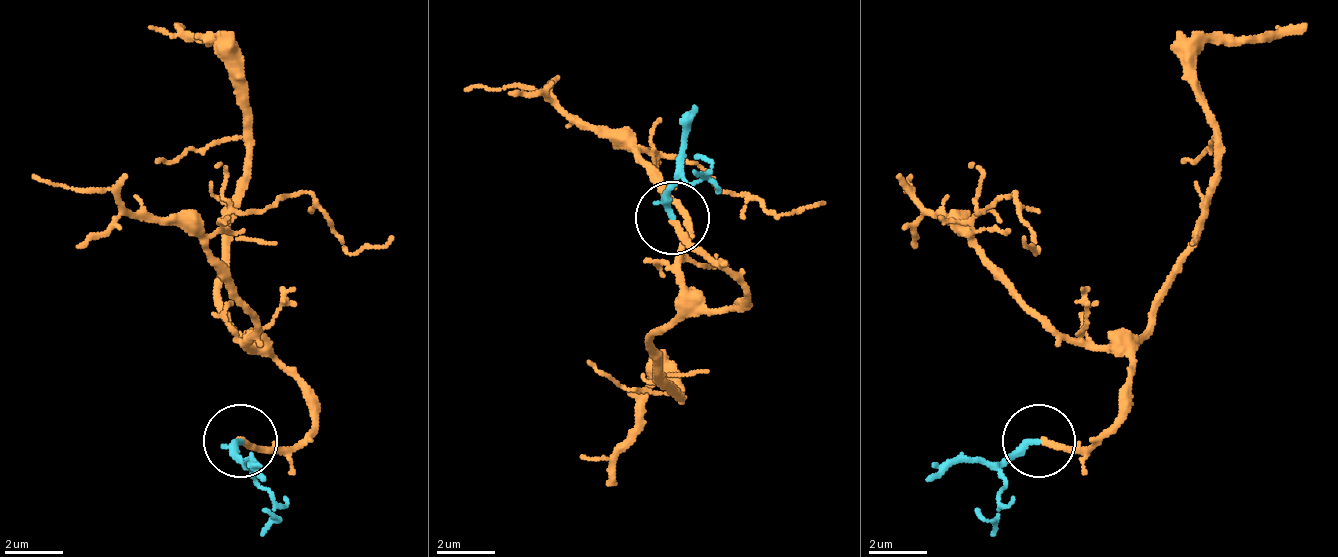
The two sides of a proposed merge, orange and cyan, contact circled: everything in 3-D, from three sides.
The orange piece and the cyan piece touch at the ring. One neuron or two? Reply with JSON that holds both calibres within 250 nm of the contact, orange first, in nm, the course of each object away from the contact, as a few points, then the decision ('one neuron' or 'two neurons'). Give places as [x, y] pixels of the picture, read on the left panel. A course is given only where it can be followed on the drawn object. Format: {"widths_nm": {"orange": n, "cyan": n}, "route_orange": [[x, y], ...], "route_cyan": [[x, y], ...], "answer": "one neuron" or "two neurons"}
{"widths_nm": {"orange": 240, "cyan": 260}, "route_orange": [[238, 442], [289, 450], [311, 420], [311, 398], [223, 303], [223, 245], [245, 179], [231, 55], [172, 25]], "route_cyan": [[238, 442], [275, 508], [260, 508]], "answer": "one neuron"}

